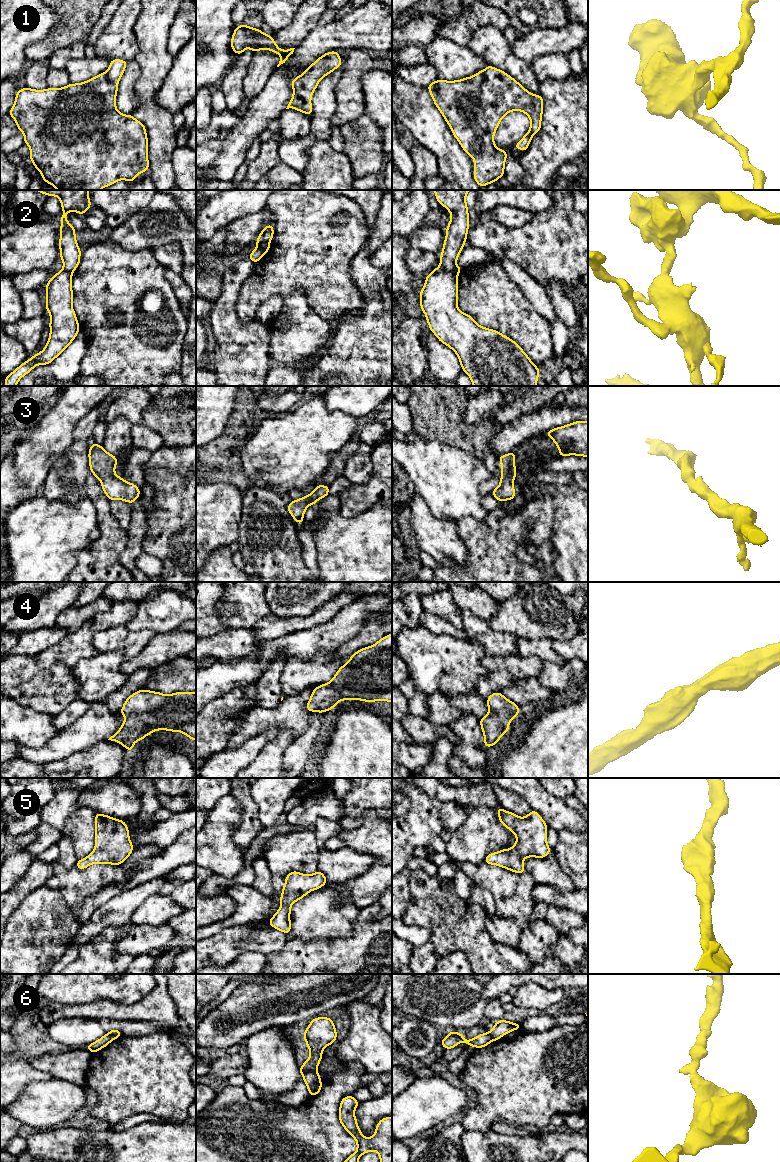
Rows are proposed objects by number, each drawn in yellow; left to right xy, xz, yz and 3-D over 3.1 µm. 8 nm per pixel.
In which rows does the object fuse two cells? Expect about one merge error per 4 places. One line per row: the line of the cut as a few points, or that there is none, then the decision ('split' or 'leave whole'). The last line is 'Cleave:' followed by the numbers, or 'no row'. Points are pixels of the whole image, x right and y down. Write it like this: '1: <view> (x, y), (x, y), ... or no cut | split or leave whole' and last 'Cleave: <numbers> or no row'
1: no cut | leave whole
2: yz (456, 265), (448, 271), (444, 271), (439, 266) | split
3: no cut | leave whole
4: no cut | leave whole
5: no cut | leave whole
6: xz (315, 1070), (310, 1070), (302, 1076) | split
Cleave: 2, 6

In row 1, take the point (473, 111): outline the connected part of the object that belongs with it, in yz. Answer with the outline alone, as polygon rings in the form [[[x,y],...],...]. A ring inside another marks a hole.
[[[491,65],[471,77],[461,80],[437,80],[427,86],[435,106],[449,124],[454,137],[462,149],[474,159],[474,180],[480,187],[496,182],[504,176],[507,152],[498,149],[494,134],[501,119],[511,111],[524,112],[531,121],[529,131],[513,148],[525,152],[532,137],[541,129],[543,98],[526,90],[514,78]]]

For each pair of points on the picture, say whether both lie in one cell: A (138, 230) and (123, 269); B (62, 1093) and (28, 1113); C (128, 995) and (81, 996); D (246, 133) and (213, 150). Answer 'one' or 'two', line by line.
A: two
B: one
C: one
D: two

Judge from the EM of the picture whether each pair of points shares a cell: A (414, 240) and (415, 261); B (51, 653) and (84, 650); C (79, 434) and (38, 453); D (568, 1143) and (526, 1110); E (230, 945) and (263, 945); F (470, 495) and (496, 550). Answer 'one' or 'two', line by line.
A: two
B: one
C: two
D: two
E: one
F: two

